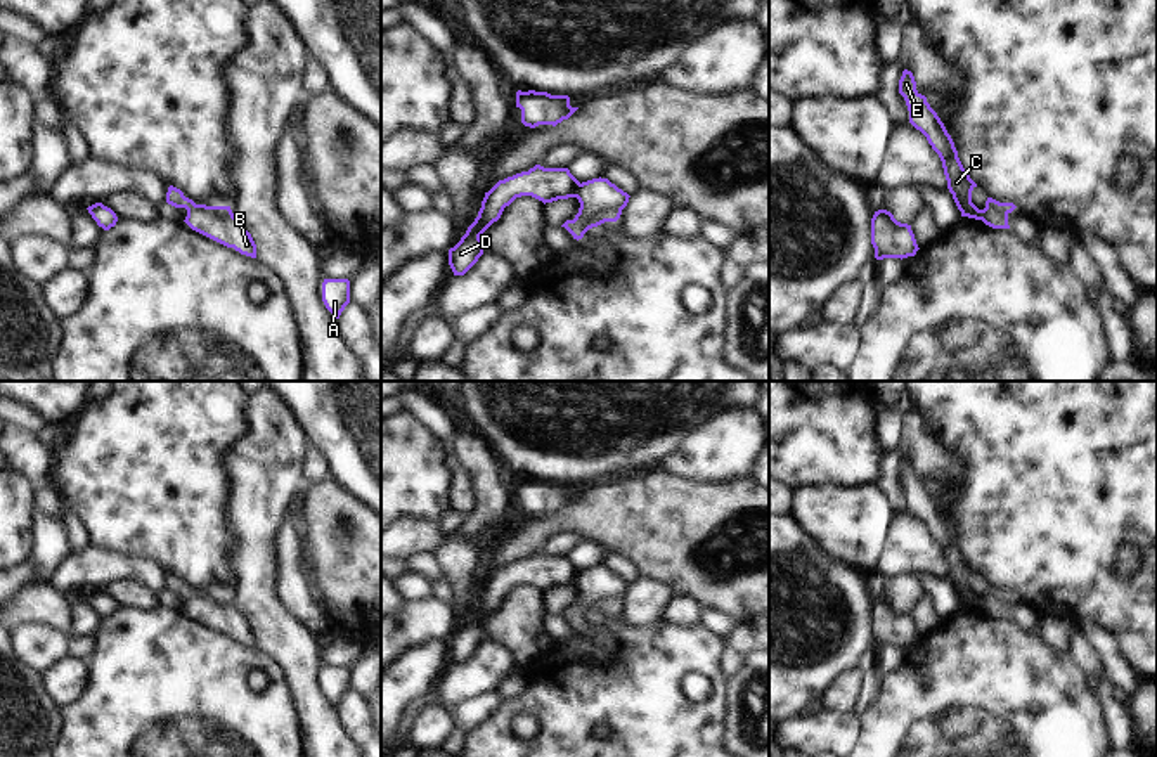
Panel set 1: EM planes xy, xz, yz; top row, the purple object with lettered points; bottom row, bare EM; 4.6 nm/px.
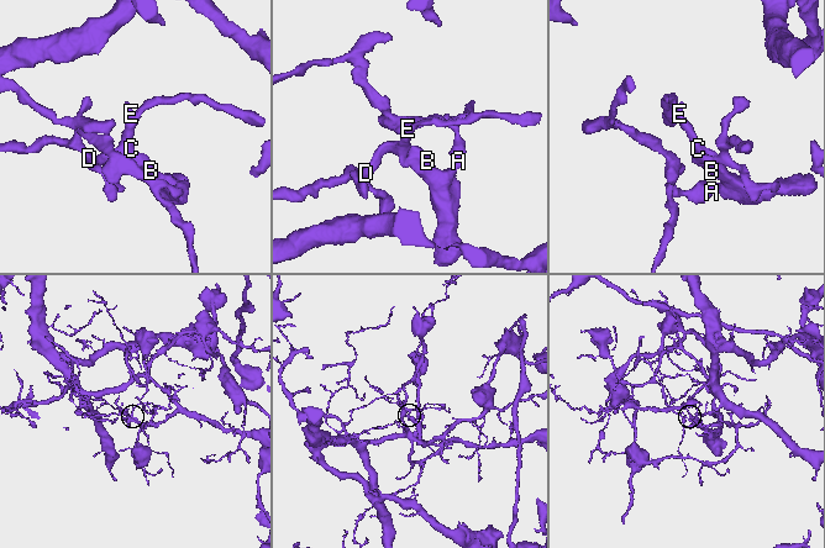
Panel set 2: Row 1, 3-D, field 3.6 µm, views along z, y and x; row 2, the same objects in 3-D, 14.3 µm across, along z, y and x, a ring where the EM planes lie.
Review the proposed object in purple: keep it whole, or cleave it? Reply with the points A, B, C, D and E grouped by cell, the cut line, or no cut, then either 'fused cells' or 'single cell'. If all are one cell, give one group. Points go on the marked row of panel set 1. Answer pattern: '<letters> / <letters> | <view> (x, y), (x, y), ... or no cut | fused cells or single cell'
A B / C D E | yz (986, 205), (998, 207), (1007, 213) | fused cells

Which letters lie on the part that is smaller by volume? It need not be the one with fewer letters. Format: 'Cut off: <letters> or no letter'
Cut off: A, B

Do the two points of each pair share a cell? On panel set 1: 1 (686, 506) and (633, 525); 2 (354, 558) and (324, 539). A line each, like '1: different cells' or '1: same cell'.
1: same cell
2: same cell

